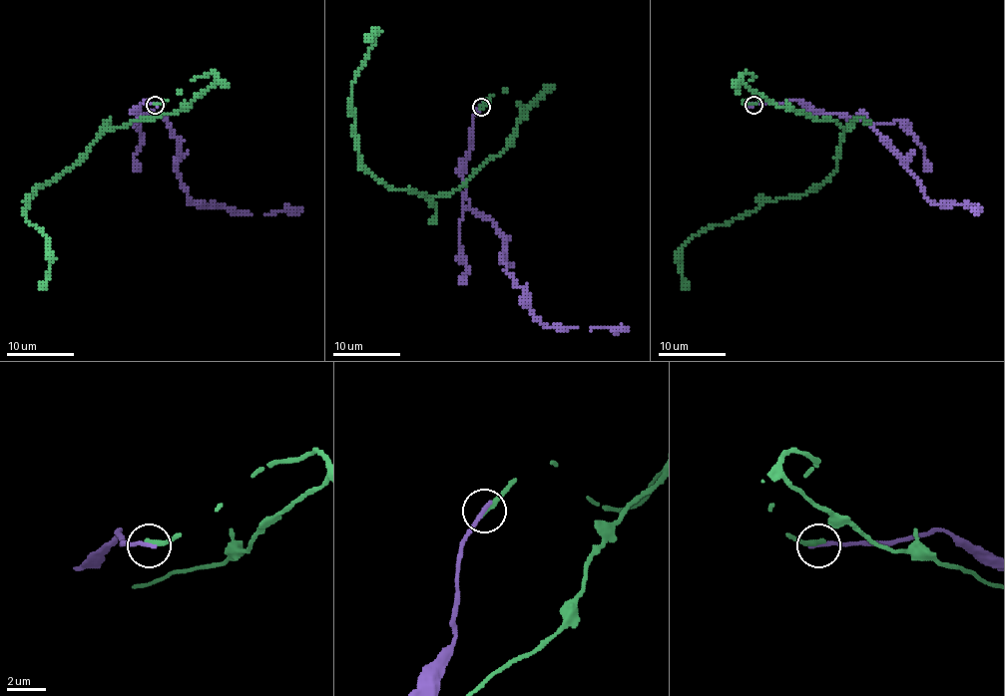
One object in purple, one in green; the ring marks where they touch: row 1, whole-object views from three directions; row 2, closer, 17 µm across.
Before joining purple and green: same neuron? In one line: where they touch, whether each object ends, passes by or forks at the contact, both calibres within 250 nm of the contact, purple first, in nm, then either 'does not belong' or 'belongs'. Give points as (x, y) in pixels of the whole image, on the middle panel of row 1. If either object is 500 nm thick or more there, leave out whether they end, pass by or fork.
place (481, 107); purple ends; green ends; calibres 240 and 300 nm; does not belong

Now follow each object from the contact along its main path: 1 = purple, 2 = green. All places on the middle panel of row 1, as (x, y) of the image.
1: (480, 106), (463, 176), (468, 205), (504, 237), (502, 262), (524, 291), (524, 304), (548, 326), (627, 328)
2: (480, 106), (543, 94), (462, 185), (389, 188), (357, 153), (350, 93), (367, 39)

